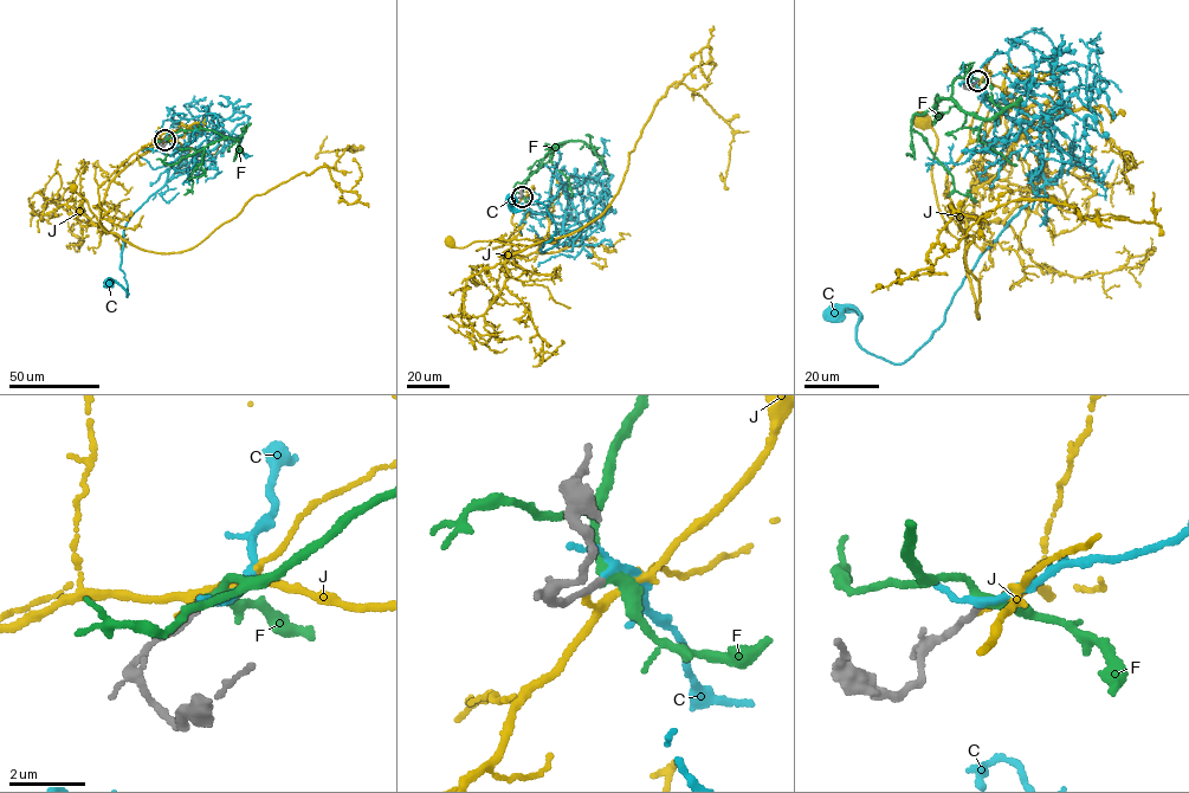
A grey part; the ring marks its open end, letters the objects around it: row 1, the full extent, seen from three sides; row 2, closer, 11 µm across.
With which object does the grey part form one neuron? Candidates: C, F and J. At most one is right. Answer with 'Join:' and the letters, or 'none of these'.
Join: C

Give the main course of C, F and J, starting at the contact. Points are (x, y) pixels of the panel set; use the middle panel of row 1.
C: (522, 197), (540, 207), (557, 201), (568, 238), (542, 252), (556, 229), (545, 206), (511, 200)
F: (522, 197), (528, 178), (567, 142), (549, 150), (545, 143), (553, 166), (568, 179), (570, 195)
J: (521, 198), (512, 234), (486, 247), (498, 238), (510, 243), (506, 252), (519, 251), (491, 240), (452, 242)

